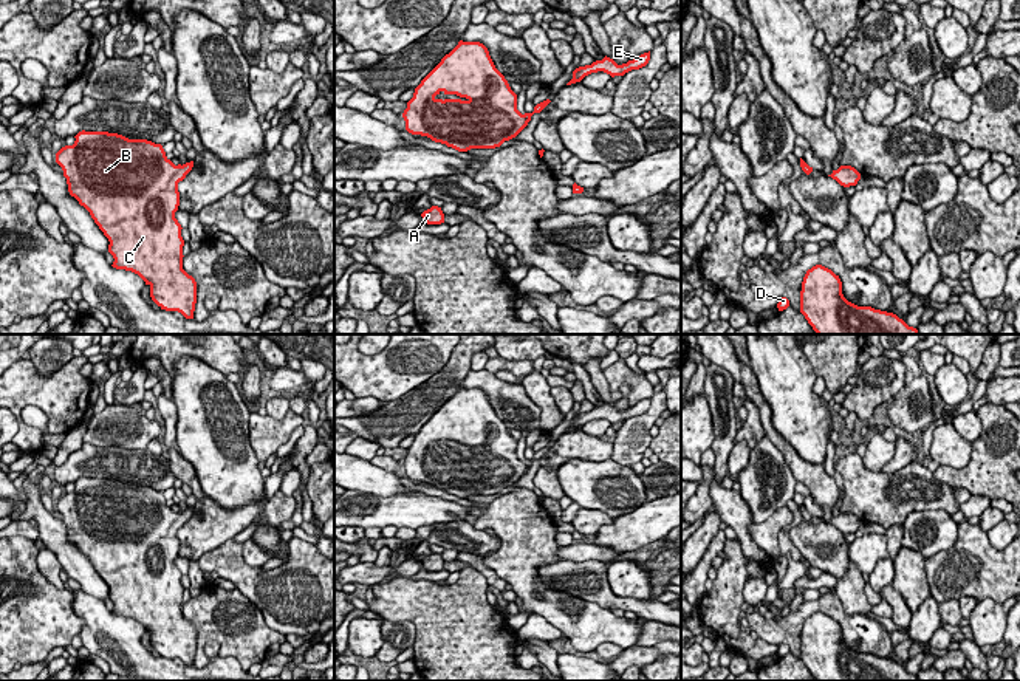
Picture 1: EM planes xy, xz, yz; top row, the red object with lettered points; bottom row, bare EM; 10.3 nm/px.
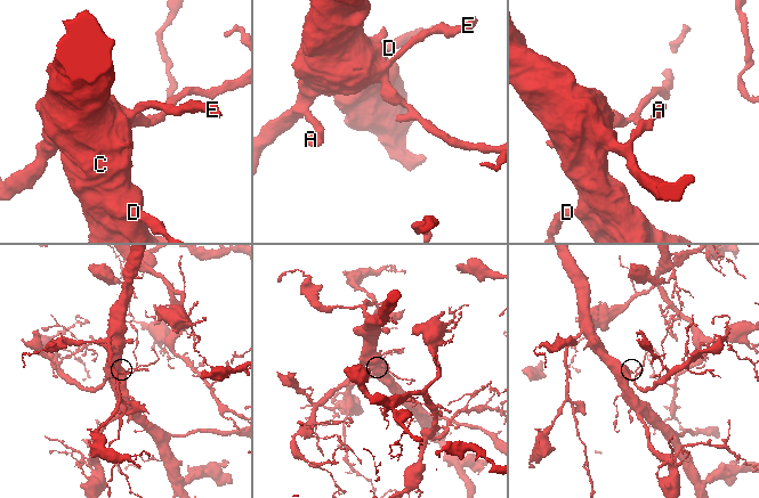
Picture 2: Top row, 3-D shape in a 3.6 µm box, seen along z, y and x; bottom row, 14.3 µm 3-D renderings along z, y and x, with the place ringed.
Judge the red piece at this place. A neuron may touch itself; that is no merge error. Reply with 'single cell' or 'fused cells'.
fused cells

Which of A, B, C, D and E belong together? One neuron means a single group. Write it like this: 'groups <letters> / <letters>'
groups A B C D / E

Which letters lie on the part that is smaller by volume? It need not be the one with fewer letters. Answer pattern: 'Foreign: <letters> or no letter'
Foreign: E

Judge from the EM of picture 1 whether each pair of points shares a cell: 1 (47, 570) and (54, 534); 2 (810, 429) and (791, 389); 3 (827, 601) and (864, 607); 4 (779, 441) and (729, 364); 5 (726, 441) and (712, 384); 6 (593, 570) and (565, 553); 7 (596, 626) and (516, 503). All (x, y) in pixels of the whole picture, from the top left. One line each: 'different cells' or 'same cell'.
1: different cells
2: same cell
3: different cells
4: same cell
5: same cell
6: different cells
7: same cell

